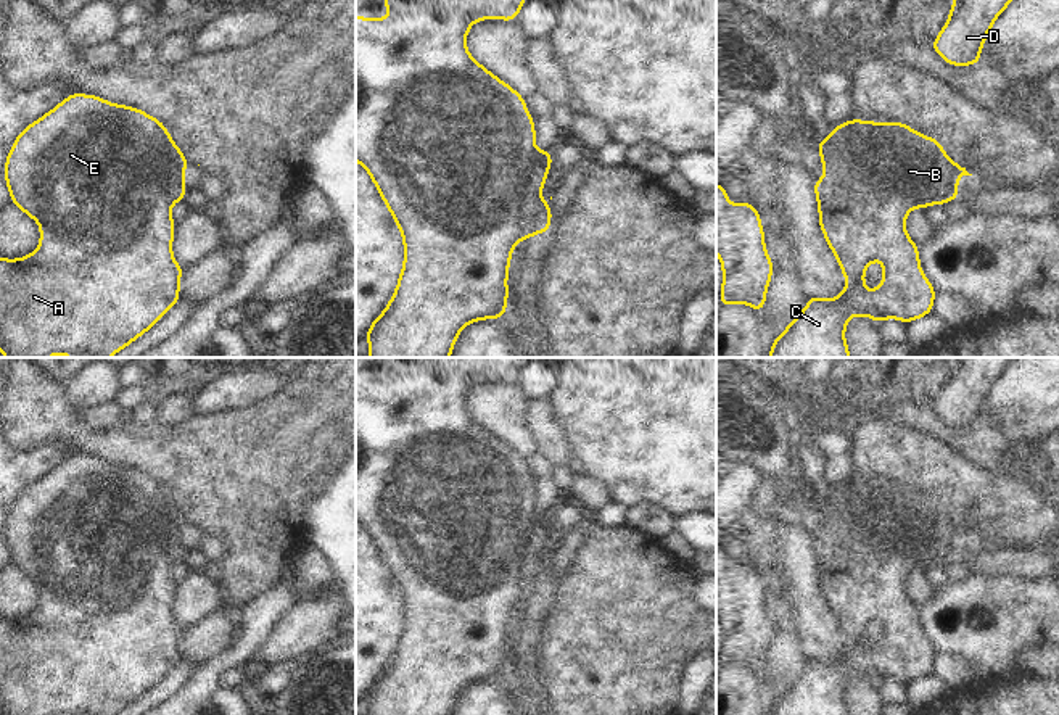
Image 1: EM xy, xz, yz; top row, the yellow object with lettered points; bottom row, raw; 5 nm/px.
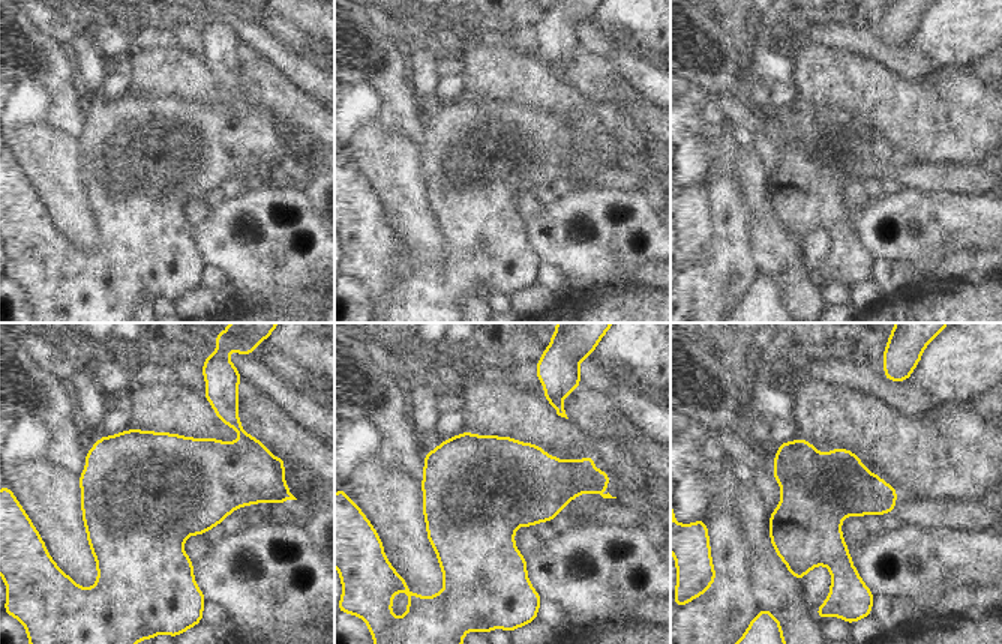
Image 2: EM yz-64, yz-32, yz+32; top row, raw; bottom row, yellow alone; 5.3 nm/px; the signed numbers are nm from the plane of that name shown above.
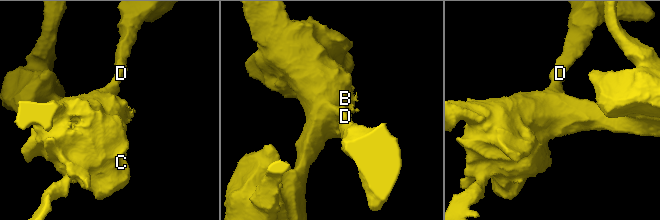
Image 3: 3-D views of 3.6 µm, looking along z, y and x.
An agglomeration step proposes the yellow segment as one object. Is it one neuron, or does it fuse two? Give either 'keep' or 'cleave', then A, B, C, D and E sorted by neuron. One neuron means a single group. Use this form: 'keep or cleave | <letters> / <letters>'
keep | A B C D E

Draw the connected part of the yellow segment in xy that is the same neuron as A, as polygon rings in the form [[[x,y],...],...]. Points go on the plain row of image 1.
[[[71,454],[52,472],[21,491],[5,522],[5,543],[11,564],[39,583],[40,604],[29,617],[19,620],[0,618],[0,712],[3,715],[116,715],[148,692],[182,659],[179,641],[183,630],[172,617],[175,585],[171,578],[171,567],[182,562],[188,552],[183,538],[187,528],[185,514],[175,507],[172,496],[161,481],[138,469],[113,465],[98,456]]]

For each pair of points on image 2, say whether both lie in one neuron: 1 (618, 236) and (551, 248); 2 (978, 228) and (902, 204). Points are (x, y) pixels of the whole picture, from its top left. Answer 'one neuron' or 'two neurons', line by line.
1: one neuron
2: one neuron

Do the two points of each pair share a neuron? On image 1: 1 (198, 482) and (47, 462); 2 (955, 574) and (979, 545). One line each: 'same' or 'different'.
1: different
2: same

